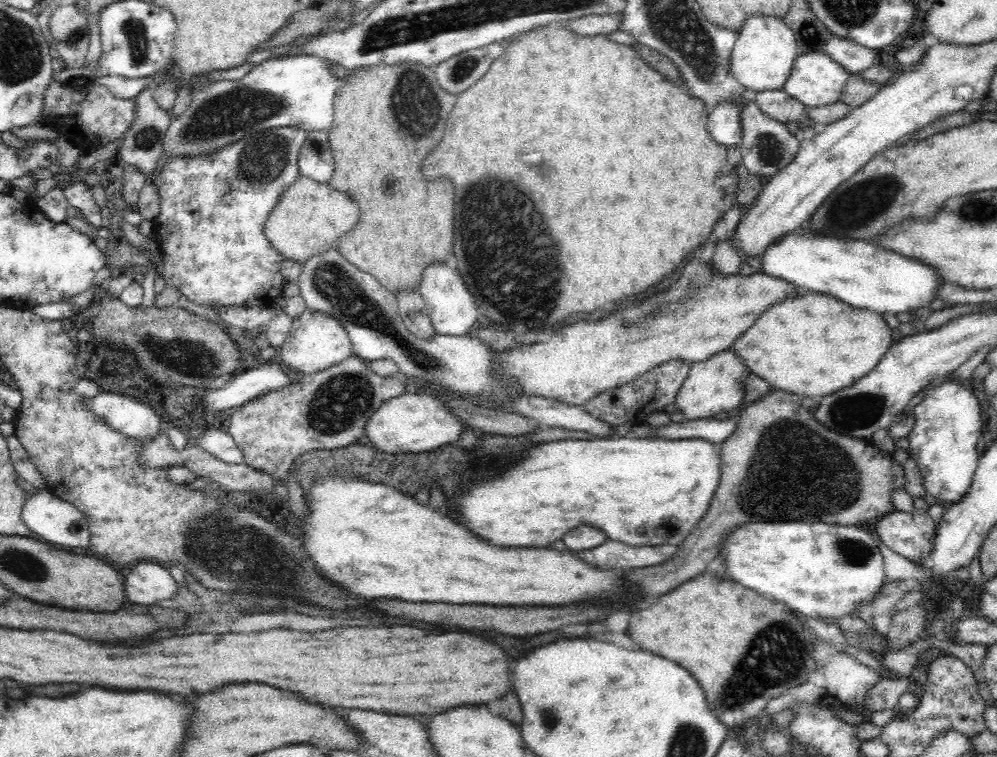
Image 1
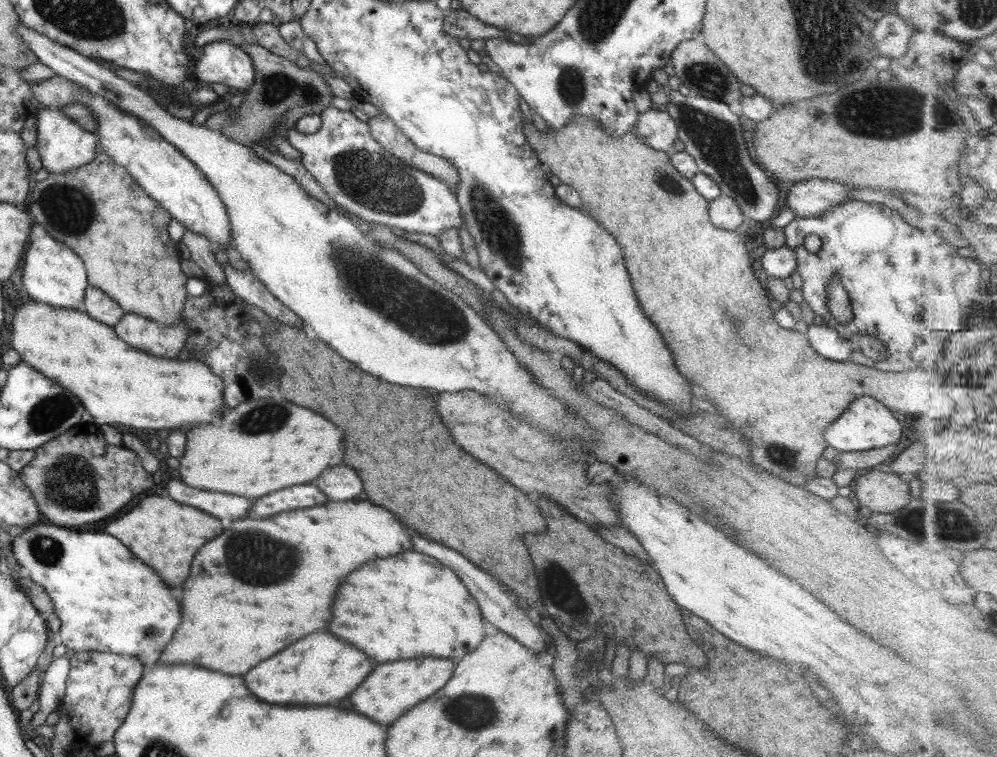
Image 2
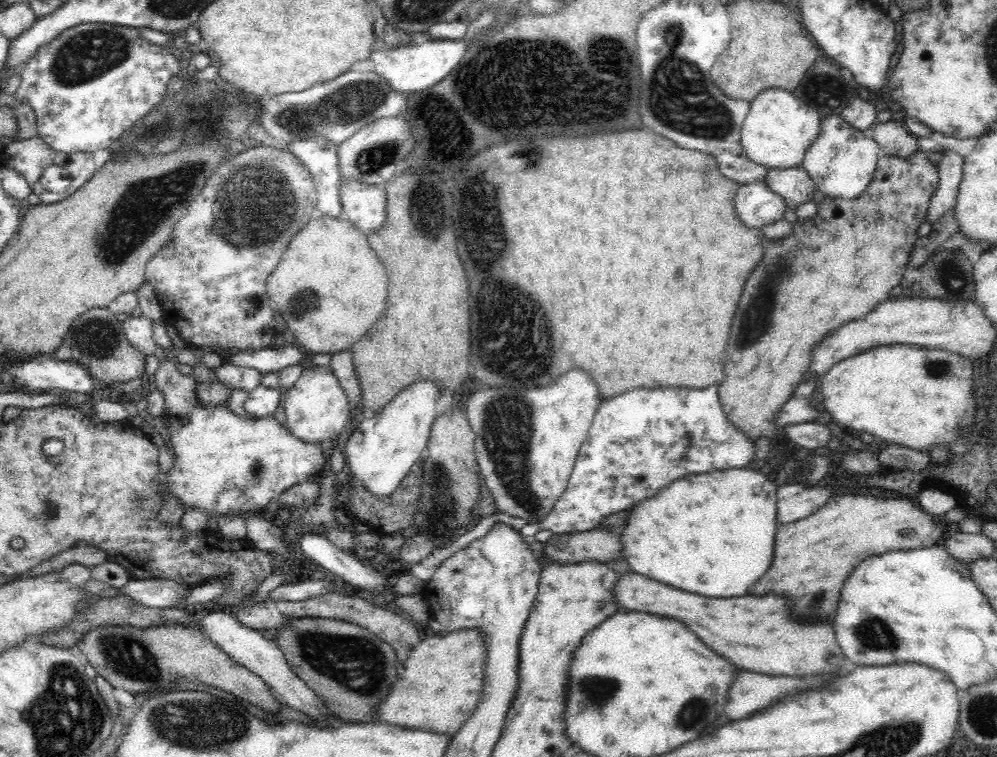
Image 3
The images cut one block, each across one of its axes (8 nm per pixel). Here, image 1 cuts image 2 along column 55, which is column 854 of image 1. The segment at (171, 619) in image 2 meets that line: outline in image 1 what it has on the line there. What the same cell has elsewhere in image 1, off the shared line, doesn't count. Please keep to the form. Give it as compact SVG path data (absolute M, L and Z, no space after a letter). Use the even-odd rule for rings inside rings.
M748 522L744 526L740 525L726 534L724 542L722 542L722 552L720 556L724 558L724 566L726 566L727 576L736 583L740 583L744 588L755 591L762 596L768 596L778 602L784 602L786 606L790 606L792 610L810 616L810 618L840 618L845 614L857 614L857 606L862 601L871 601L886 583L886 575L884 575L884 557L878 549L877 538L871 534L867 527L863 526L838 526L824 522Z

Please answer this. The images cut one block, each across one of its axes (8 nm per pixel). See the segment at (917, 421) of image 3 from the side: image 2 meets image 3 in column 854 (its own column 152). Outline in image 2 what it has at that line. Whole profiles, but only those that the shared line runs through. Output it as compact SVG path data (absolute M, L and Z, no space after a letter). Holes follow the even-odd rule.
M31 300L30 304L24 304L20 308L16 308L16 312L12 323L12 333L10 336L11 348L14 348L21 356L21 360L27 362L30 366L35 367L40 373L45 374L51 381L56 381L63 389L69 390L73 395L79 398L79 401L85 406L85 409L93 416L95 424L124 424L125 426L134 426L134 428L140 428L142 432L152 432L157 430L178 430L184 428L184 430L190 430L192 428L198 428L202 424L212 424L212 422L220 422L220 418L223 418L225 413L224 404L224 383L220 377L212 372L207 364L200 361L180 360L162 358L150 356L143 353L133 346L130 346L127 342L124 342L118 335L113 327L109 327L104 323L98 322L95 319L90 318L84 311L76 311L65 308L56 308L43 302Z

